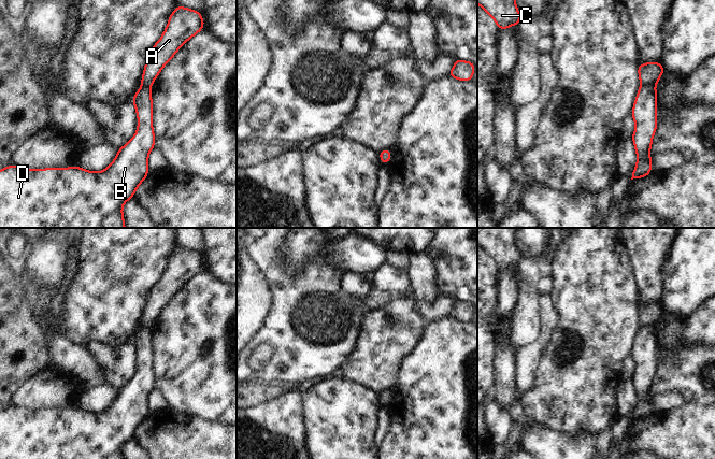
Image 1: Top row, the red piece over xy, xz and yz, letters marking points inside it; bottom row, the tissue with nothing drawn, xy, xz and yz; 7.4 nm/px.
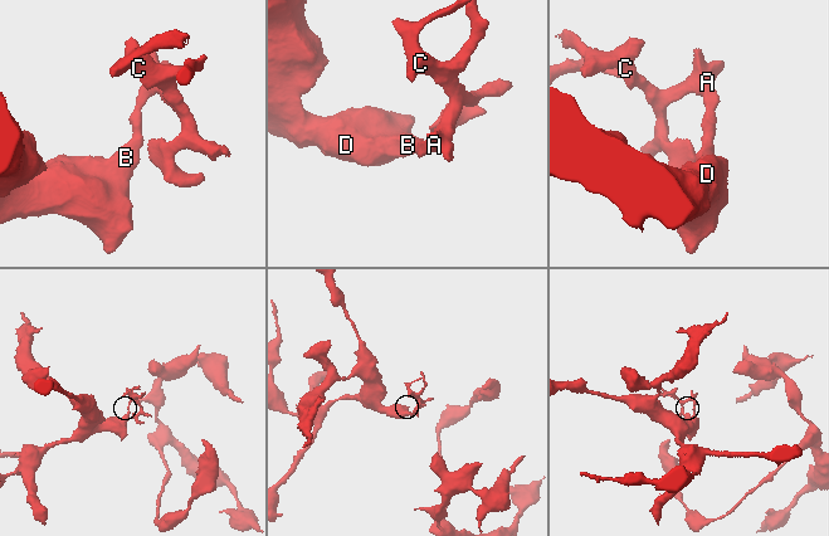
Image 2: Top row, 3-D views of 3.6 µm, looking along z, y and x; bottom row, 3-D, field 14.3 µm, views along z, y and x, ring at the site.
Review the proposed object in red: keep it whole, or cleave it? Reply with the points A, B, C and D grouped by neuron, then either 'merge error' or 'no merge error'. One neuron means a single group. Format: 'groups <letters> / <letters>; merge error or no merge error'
groups A C / B D; merge error

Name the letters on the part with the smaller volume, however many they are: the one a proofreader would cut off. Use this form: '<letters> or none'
A, C

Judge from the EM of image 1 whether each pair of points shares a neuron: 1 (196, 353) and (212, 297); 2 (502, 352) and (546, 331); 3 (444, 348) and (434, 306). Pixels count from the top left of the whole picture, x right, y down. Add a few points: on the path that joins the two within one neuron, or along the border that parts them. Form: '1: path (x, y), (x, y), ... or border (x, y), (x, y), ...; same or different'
1: path (205, 339), (210, 334), (210, 311); same
2: border (517, 348), (514, 373); different
3: border (446, 316), (426, 324); different

